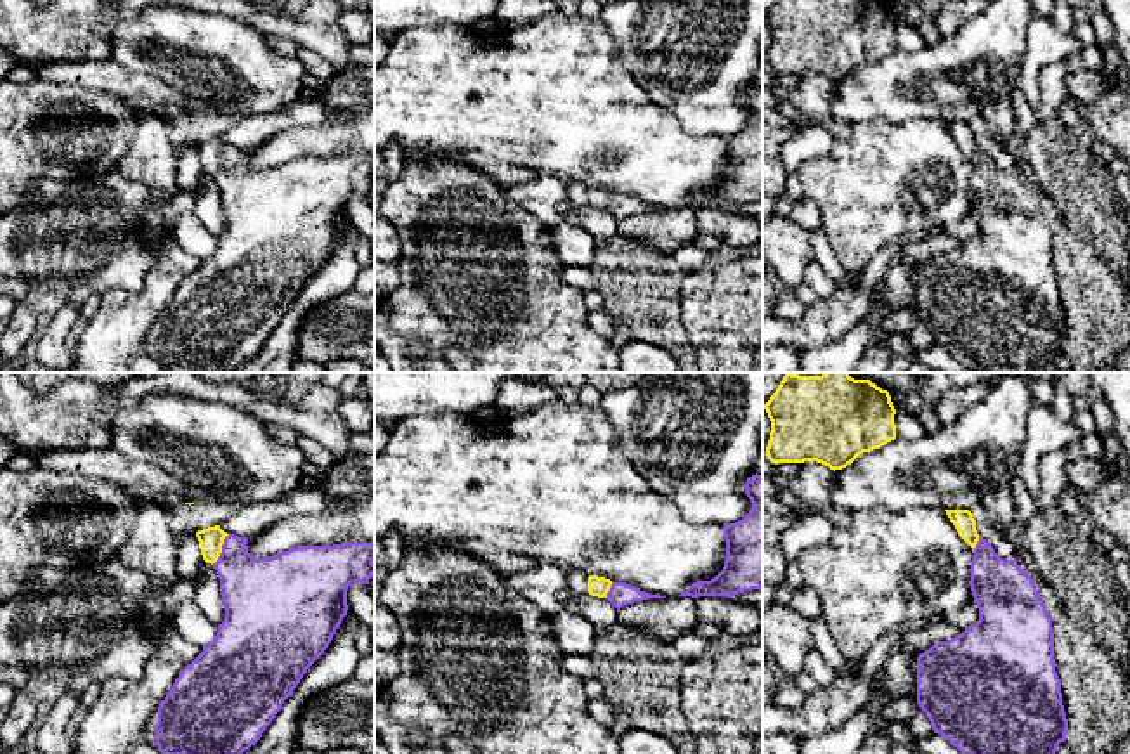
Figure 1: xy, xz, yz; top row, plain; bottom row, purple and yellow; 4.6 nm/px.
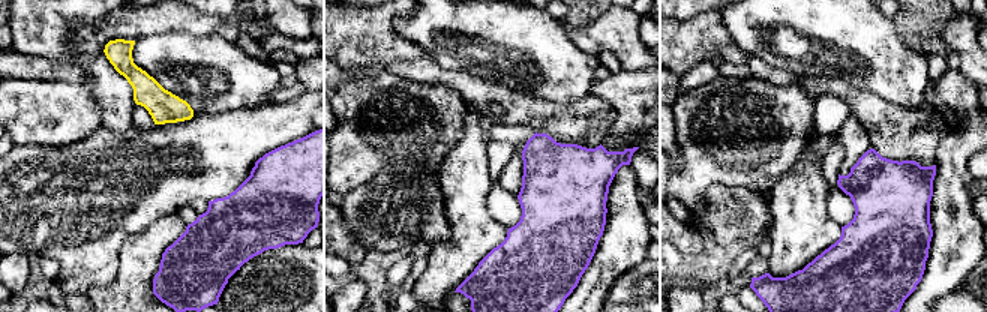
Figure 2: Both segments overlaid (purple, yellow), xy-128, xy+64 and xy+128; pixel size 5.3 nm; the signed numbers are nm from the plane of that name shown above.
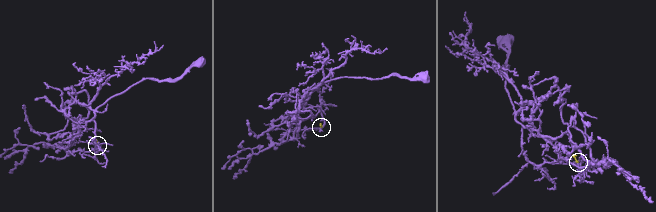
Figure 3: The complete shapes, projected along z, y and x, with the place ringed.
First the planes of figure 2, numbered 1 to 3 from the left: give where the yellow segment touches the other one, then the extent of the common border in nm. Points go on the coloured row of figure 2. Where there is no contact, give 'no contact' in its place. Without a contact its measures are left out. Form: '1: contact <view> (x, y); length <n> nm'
1: no contact
2: no contact
3: no contact

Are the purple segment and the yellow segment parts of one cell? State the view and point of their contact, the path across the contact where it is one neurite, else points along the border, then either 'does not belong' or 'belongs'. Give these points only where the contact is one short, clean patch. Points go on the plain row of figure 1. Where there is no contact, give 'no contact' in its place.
meets purple in xy at (222, 162); runs through xy (255, 203), (222, 162), (210, 151); belongs

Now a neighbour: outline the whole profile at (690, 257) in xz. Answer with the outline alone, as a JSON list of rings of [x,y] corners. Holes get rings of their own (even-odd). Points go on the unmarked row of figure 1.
[[[692,241],[681,246],[672,257],[685,272],[697,272],[707,265],[711,251],[700,248],[695,241]]]

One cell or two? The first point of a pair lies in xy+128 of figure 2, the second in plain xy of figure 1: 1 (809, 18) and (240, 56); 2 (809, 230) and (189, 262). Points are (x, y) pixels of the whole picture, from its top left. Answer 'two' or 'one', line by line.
1: one
2: one

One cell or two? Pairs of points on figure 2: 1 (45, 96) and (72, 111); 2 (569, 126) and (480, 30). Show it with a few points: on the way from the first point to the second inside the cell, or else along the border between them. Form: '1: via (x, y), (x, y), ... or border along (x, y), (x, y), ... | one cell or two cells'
1: via (51, 102), (60, 111), (66, 111) | one cell
2: border along (512, 87), (551, 101), (581, 99) | two cells

